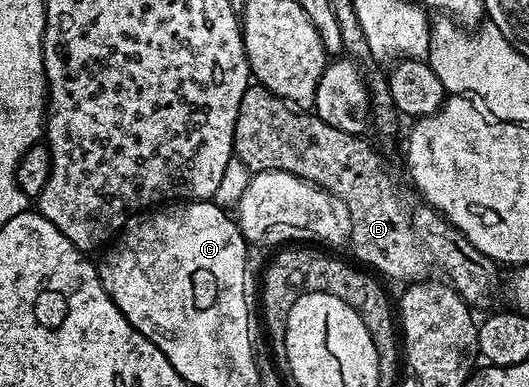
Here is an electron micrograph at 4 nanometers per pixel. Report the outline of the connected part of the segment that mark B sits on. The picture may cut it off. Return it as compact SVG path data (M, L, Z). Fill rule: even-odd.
M251 82L248 83L245 94L241 94L241 106L237 110L233 156L243 163L251 174L288 172L297 178L308 180L318 188L324 188L330 196L342 202L349 221L349 245L351 244L352 254L356 256L354 259L360 265L374 270L380 277L388 276L391 280L414 282L426 281L436 275L434 272L440 272L438 275L450 284L472 309L490 309L490 304L495 300L495 291L498 288L500 291L501 288L500 265L481 254L481 250L477 250L477 246L473 246L473 242L469 242L469 238L465 238L461 230L448 224L430 204L418 202L419 204L411 205L399 193L399 188L395 185L394 178L387 173L382 158L371 149L370 142L363 139L367 138L353 132L337 130L337 126L329 126L329 122L316 116L314 111L300 110L273 94L265 85Z

